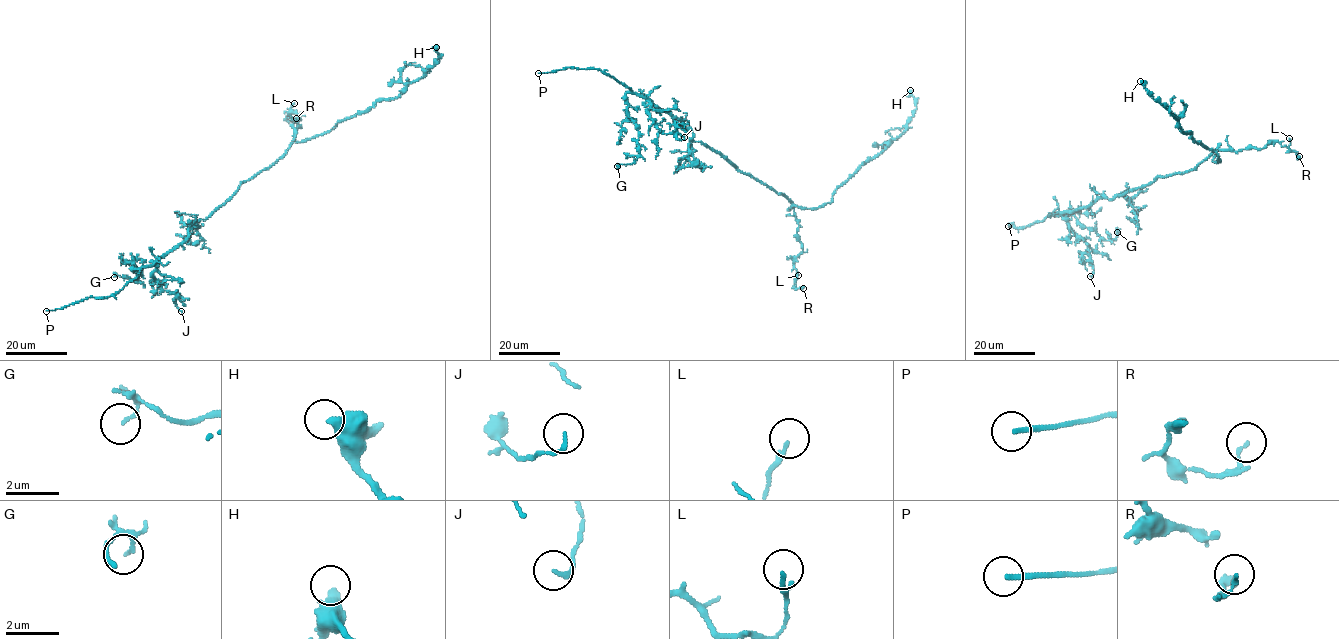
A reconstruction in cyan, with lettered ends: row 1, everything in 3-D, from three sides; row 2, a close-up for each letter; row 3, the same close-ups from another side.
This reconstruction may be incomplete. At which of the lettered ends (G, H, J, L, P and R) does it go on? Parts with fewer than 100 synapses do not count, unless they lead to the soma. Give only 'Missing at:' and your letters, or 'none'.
Missing at: P

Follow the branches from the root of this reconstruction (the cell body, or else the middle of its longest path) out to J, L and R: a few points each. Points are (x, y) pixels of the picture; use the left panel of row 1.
J: (252, 176), (155, 263), (153, 276), (164, 290), (177, 293), (175, 303), (181, 311)
L: (252, 176), (276, 162), (291, 143), (300, 119), (298, 114), (290, 111), (294, 103)
R: (252, 176), (270, 167), (283, 156), (300, 119), (290, 109), (286, 120), (294, 121), (296, 118)

